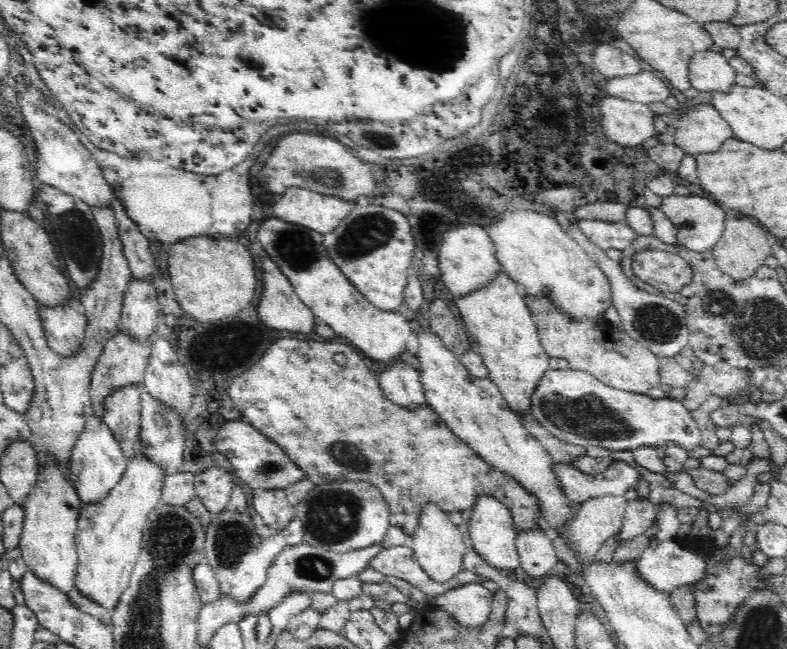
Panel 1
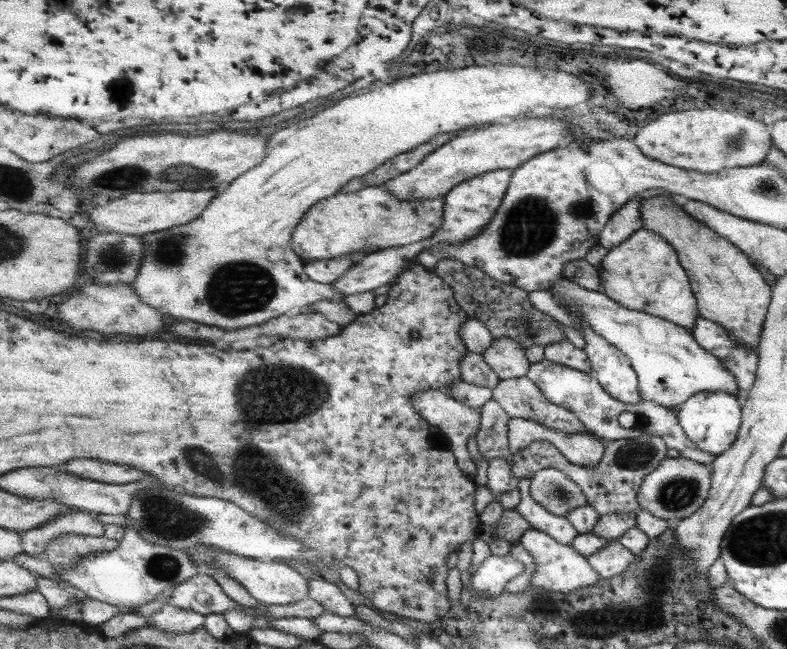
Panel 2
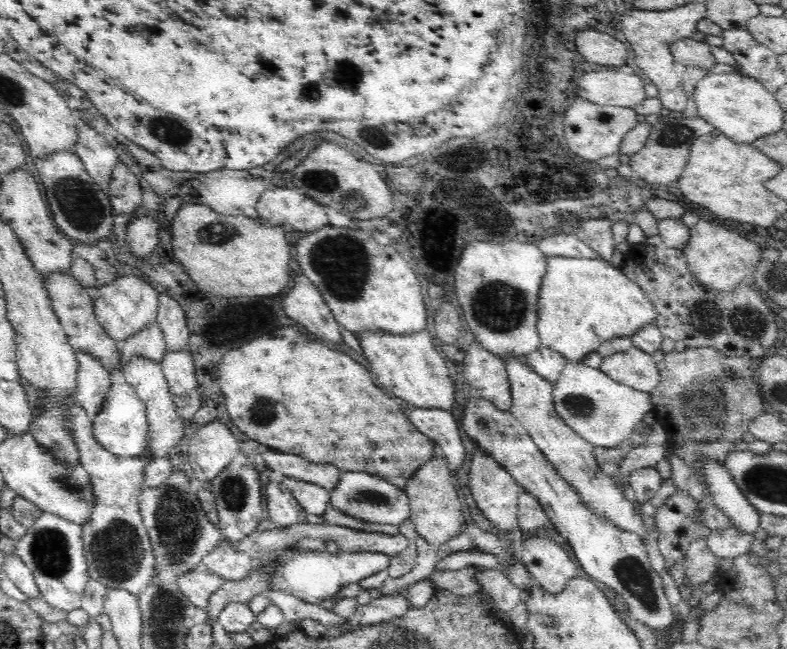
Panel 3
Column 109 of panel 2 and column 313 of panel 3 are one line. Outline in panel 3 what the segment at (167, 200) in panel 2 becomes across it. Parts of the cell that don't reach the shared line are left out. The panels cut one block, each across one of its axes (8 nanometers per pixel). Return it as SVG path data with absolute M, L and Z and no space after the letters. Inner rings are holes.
M266 188L258 198L256 212L259 218L305 233L329 224L324 207L297 189Z

